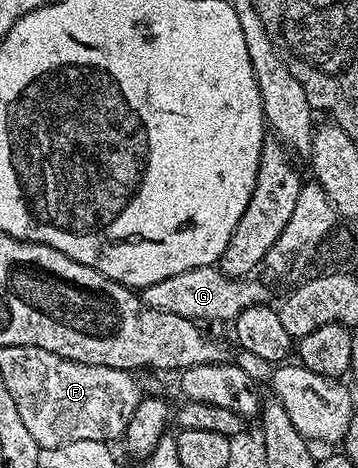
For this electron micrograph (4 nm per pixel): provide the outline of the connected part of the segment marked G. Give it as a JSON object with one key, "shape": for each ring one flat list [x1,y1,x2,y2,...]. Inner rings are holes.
{"shape":[[207,265,194,267,190,271,178,271,178,275,170,275,170,279,158,279,158,283,150,283,146,288,139,290,139,295,146,303,146,307,154,307,154,311,182,315,197,323,205,323,204,321,232,323,246,307,265,304,263,283,252,280,227,277,216,265]]}

